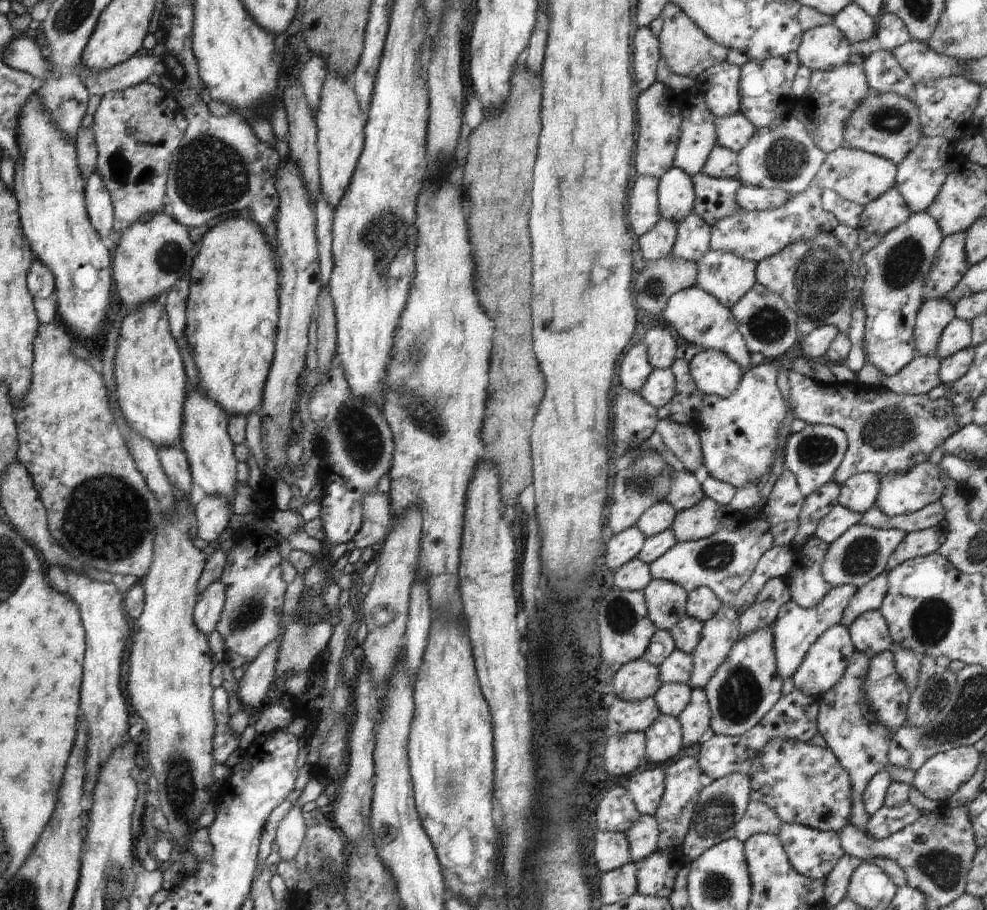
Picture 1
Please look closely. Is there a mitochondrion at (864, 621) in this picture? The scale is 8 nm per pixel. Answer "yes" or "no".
no

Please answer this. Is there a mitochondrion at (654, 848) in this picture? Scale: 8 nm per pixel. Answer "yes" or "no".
no

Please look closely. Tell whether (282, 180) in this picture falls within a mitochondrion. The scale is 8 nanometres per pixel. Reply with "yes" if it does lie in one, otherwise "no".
no

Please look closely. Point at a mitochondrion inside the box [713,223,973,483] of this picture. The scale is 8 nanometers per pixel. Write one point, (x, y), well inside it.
(819, 281)

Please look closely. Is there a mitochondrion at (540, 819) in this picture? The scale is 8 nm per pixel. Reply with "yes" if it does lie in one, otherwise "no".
no

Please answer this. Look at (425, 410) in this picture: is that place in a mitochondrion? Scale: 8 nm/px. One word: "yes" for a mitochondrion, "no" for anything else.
yes

